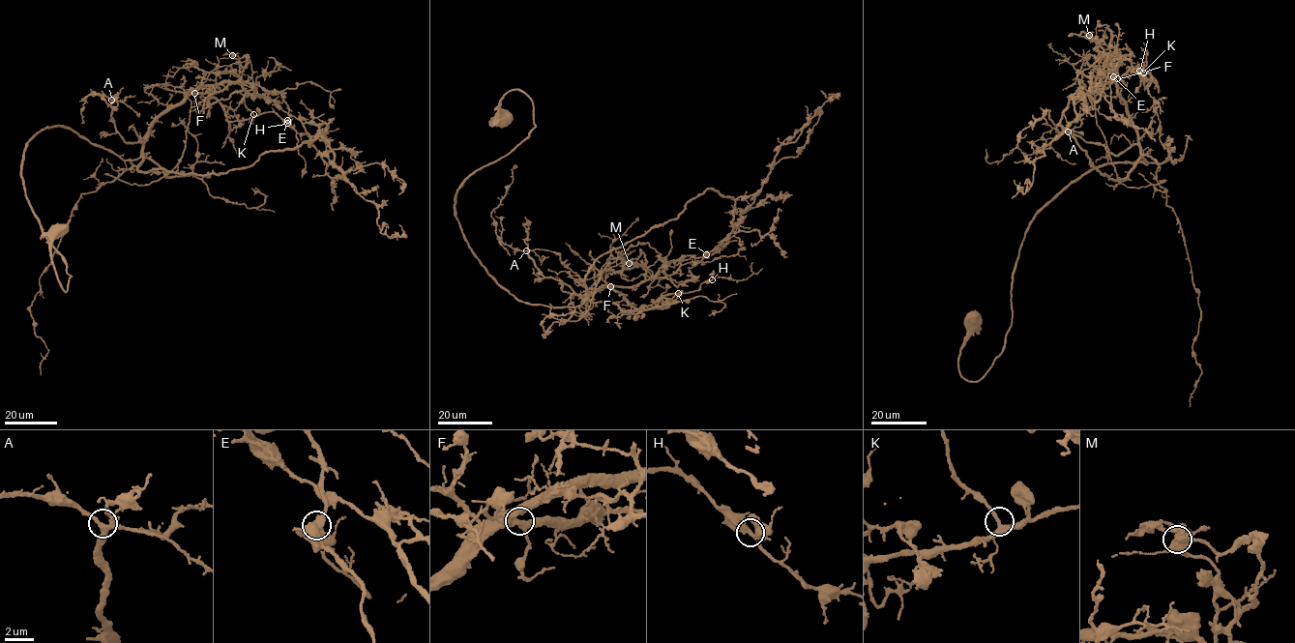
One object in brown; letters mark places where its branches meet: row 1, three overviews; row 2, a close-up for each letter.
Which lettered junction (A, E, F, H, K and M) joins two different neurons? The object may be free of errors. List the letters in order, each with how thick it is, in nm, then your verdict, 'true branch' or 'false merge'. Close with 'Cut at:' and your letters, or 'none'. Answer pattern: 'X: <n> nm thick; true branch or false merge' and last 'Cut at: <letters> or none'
A: 280 nm thick; true branch
E: 440 nm thick; true branch
F: 480 nm thick; true branch
H: 300 nm thick; true branch
K: 280 nm thick; true branch
M: 650 nm thick; false merge
Cut at: M

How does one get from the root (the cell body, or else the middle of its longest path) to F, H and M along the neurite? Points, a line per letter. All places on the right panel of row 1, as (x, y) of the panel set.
F: (972, 318), (958, 365), (973, 382), (1002, 351), (1014, 268), (1032, 218), (1090, 169), (1148, 162), (1117, 78)
H: (972, 318), (973, 382), (1032, 218), (1148, 162), (1116, 84), (1139, 71)
M: (972, 318), (958, 365), (973, 382), (1002, 351), (1032, 218), (1090, 169), (1148, 162), (1120, 56), (1089, 36)

